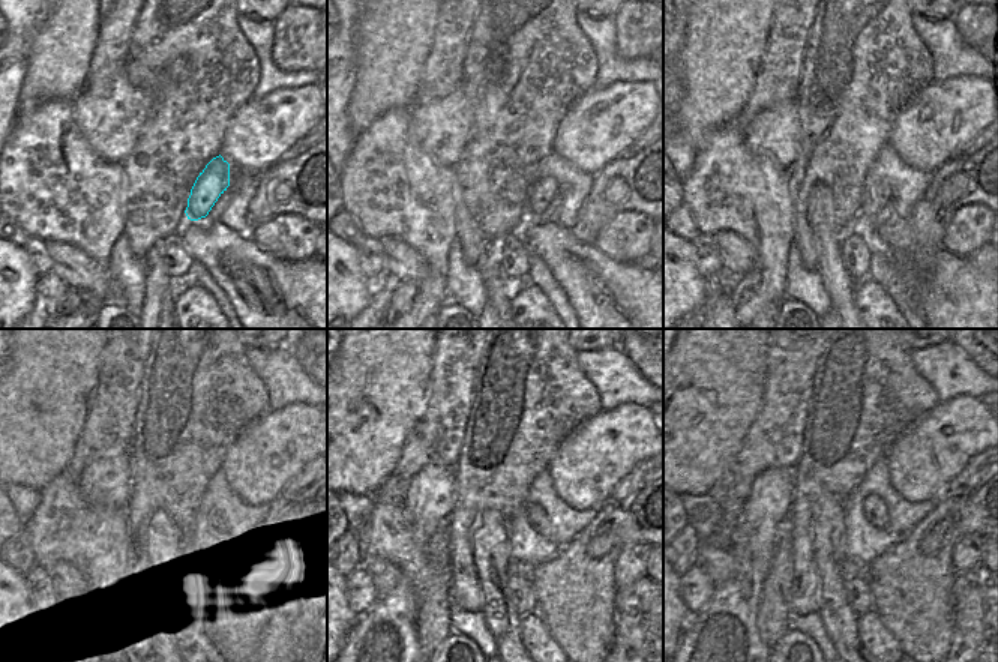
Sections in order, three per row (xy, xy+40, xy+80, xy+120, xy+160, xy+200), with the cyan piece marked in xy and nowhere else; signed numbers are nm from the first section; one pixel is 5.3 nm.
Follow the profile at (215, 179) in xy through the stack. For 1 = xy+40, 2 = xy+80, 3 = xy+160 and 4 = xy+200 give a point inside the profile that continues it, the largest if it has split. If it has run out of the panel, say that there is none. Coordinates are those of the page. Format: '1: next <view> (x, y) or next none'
1: next xy+40 (542, 192)
2: next xy+80 (878, 195)
3: next xy+160 (535, 514)
4: next xy+200 (874, 508)

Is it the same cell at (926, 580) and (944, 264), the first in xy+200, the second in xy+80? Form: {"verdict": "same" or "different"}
{"verdict": "different"}

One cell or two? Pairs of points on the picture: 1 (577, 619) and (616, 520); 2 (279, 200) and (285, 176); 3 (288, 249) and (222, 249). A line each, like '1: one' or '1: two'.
1: one
2: one
3: two

